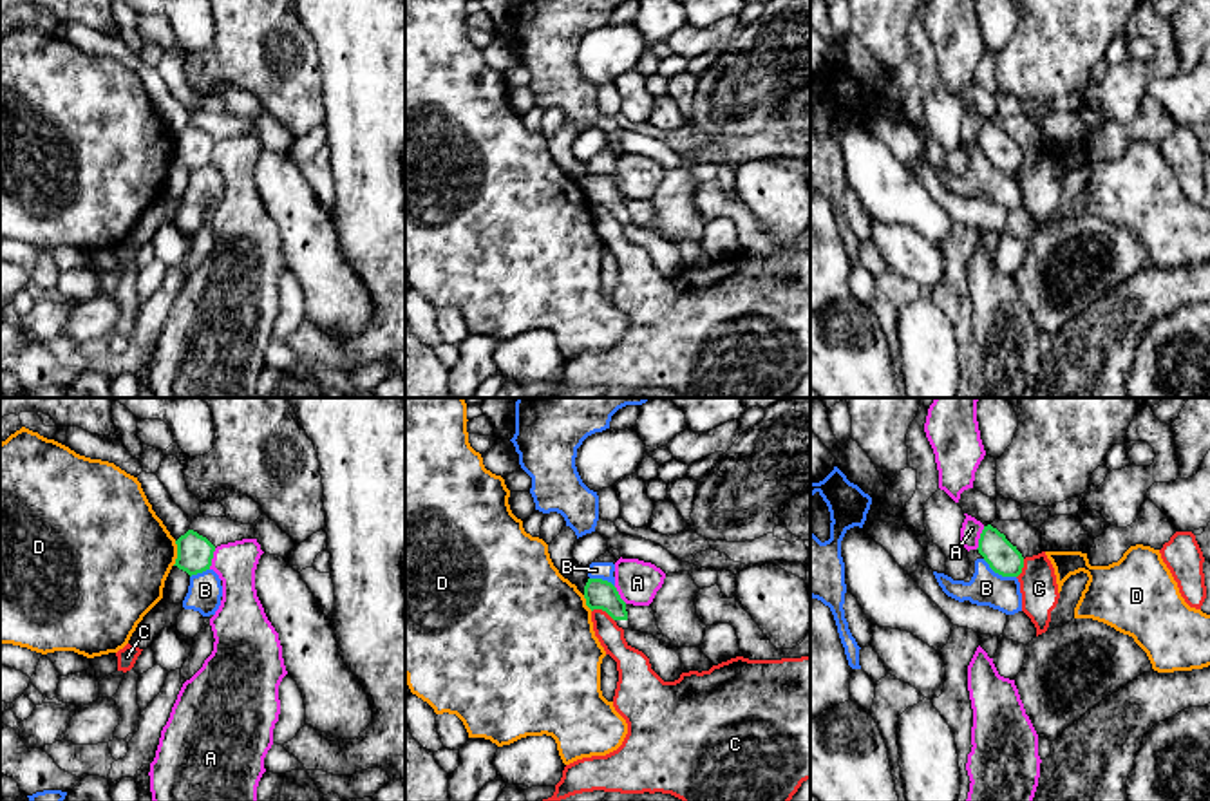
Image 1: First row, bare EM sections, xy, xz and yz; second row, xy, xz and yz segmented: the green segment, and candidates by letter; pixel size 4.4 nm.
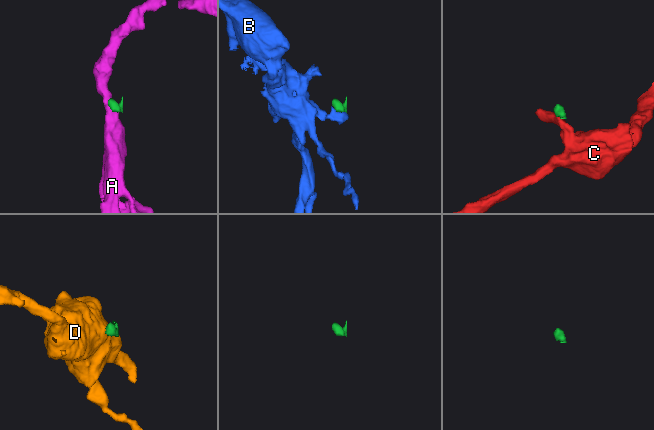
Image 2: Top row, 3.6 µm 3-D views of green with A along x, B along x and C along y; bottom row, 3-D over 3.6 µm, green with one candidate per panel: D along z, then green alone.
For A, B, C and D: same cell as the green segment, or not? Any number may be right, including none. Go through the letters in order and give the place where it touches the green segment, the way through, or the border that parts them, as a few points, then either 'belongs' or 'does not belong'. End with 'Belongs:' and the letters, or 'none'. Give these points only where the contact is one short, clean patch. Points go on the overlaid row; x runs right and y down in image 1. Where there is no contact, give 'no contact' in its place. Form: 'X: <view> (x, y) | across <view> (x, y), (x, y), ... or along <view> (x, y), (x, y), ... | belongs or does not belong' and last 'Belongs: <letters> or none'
A: yz (981, 537) | along yz (984, 527), (975, 548) | does not belong
B: yz (999, 574) | along yz (983, 559), (995, 572), (1015, 577) | does not belong
C: xz (603, 610) | along xz (592, 610), (603, 610), (614, 621) | does not belong
D: xy (178, 554) | along xy (176, 541), (176, 561), (172, 565) | does not belong
Belongs: none

